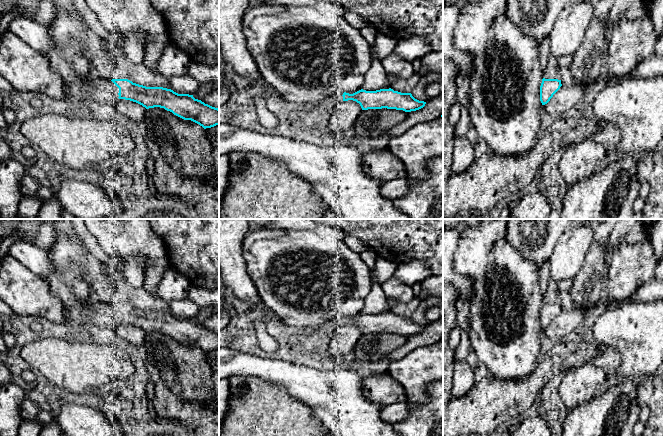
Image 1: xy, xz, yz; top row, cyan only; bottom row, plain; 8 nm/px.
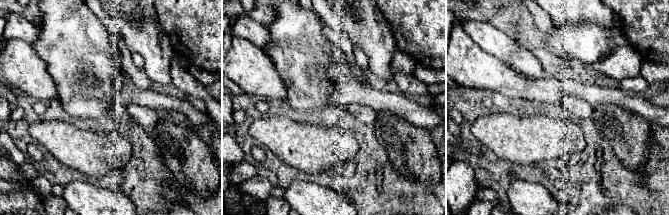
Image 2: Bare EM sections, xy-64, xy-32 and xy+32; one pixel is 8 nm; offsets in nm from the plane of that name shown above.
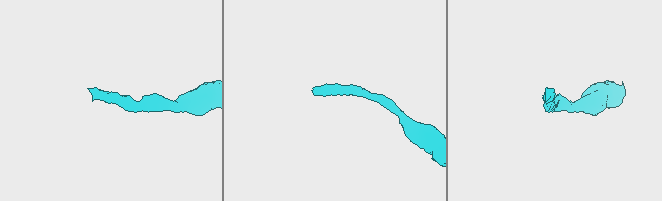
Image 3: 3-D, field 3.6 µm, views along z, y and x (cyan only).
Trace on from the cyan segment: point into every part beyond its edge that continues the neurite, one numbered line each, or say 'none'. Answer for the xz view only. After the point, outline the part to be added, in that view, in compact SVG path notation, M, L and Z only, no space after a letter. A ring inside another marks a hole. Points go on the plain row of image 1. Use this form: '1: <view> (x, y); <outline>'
1: xz (325, 331); M335 319L332 322L311 328L311 333L323 339L328 339L333 332L343 325L342 319Z

